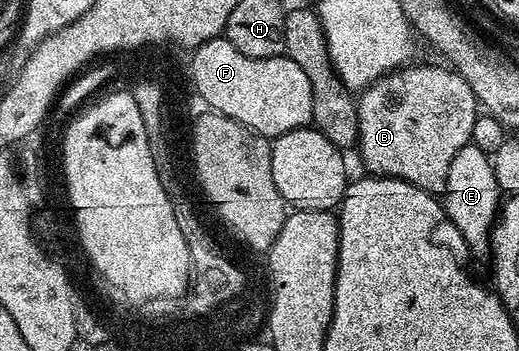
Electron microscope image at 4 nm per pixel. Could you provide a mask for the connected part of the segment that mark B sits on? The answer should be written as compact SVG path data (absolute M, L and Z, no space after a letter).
M418 63L389 72L375 84L361 89L356 100L359 118L356 151L369 175L391 176L425 192L442 194L446 191L452 158L456 158L463 146L470 143L472 126L480 115L480 105L472 94L472 86L468 86L468 82L464 82L453 68Z

